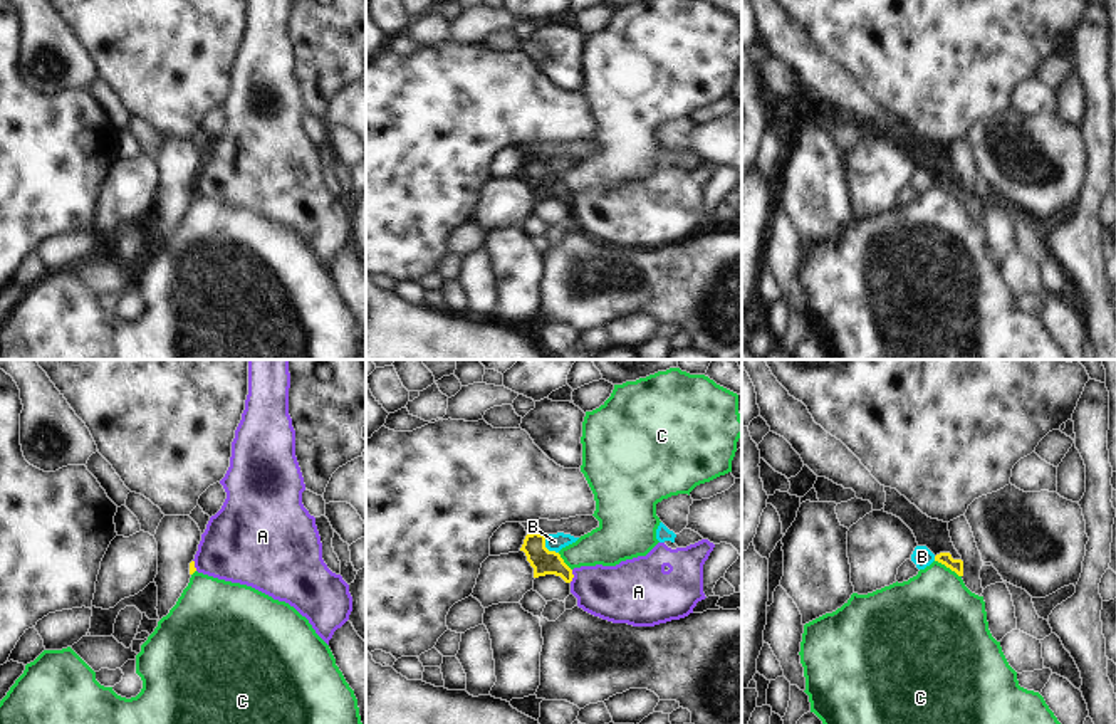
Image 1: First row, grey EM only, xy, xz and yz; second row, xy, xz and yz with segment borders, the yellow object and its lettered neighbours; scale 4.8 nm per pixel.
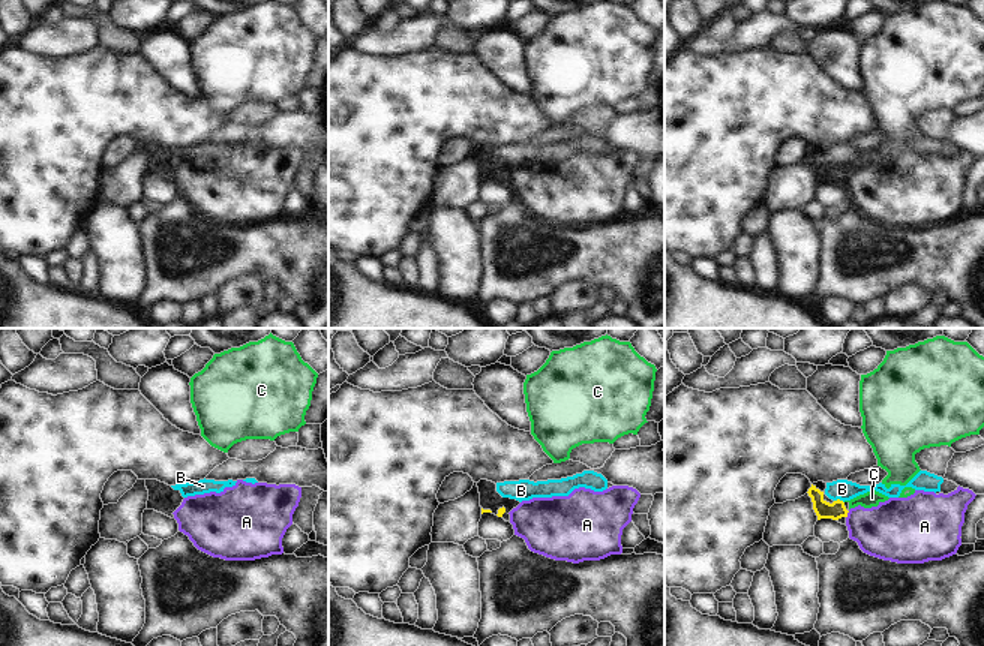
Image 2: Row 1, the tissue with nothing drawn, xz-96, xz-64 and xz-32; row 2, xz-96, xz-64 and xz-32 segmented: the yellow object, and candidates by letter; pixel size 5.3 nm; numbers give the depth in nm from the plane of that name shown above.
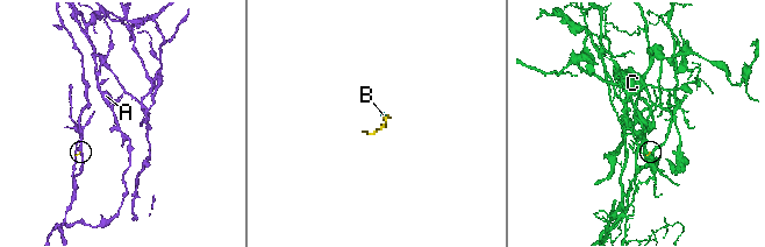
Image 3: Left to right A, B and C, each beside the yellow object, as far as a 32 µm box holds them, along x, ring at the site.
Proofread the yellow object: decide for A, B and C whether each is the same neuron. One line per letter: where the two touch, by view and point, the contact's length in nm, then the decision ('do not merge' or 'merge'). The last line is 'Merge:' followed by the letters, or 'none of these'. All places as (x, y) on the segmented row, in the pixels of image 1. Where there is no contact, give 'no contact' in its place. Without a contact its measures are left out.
A: contact xz (573, 577); length 70 nm; do not merge
B: contact xz (544, 546); length 110 nm; merge
C: contact yz (949, 566); length 150 nm; do not merge
Merge: B

